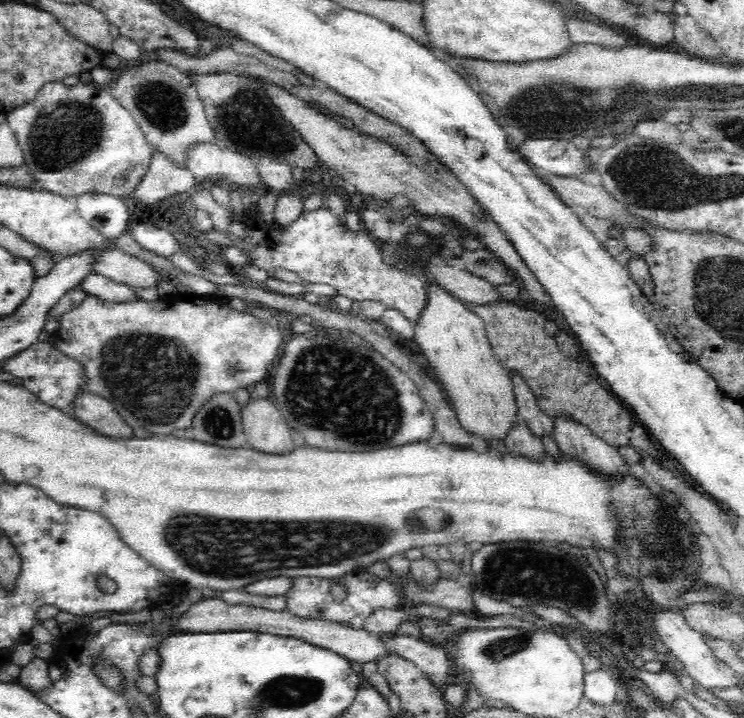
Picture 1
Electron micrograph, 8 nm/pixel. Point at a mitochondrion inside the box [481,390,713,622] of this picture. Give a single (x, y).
(668, 570)

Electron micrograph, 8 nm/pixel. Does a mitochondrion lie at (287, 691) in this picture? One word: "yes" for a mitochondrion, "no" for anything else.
yes

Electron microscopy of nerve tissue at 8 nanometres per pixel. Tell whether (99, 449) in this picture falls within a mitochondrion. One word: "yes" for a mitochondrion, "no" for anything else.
no

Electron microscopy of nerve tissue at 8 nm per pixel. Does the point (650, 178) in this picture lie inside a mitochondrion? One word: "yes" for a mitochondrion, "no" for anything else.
yes

